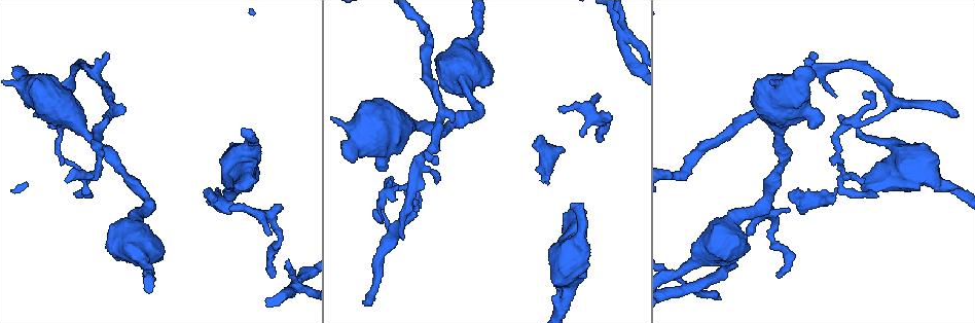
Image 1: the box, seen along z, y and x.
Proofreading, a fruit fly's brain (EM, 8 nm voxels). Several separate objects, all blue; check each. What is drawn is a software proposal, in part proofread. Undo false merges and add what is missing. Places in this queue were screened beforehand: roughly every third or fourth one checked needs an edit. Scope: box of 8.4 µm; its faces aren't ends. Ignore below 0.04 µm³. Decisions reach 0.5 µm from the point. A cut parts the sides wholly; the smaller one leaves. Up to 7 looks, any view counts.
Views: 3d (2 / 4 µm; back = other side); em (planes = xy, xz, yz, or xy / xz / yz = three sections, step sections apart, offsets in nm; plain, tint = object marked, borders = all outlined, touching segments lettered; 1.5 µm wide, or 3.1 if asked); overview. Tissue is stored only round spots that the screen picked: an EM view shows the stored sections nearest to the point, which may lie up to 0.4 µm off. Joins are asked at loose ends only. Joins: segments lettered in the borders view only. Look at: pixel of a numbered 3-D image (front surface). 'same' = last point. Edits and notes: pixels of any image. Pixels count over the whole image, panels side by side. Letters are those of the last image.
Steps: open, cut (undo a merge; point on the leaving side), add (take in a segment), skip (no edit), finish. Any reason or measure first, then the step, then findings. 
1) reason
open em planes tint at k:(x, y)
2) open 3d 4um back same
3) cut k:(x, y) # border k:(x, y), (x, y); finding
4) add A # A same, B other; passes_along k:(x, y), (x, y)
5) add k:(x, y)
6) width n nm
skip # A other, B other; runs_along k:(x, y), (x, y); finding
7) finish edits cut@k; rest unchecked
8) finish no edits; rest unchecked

sharp bend
open 3d 4um at 1:(697, 285)

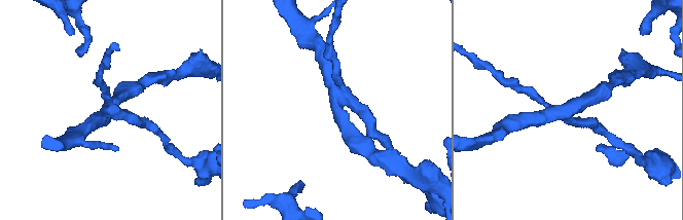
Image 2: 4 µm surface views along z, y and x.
arms 4; now the EM
open em planes tint at 2:(570, 107)

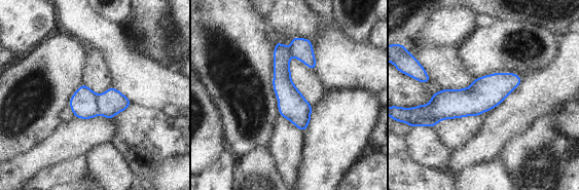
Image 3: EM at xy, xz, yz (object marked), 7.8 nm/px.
what lies round it
open em planes borders same

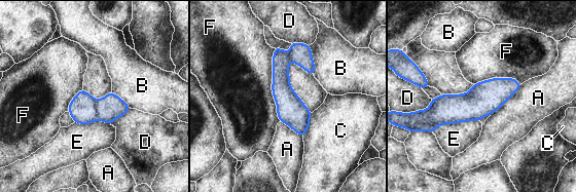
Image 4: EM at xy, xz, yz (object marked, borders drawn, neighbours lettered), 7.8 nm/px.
width 220 nm; longest_contact F 600 nm
cut 4:(83, 108) # A other, B other, C other, D other, E other, F other; two neurons meet here

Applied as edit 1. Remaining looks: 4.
an open end
open em xy step 8 borders at 1:(231, 207)

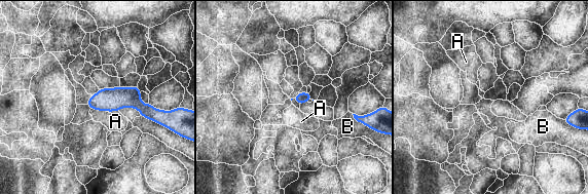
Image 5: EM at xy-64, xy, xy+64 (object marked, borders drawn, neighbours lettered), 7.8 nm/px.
another direction
open em planes borders same

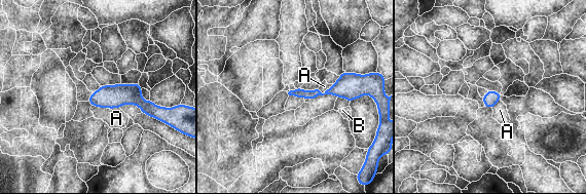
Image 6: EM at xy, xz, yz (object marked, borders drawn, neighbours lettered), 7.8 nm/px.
skip # A other, B other; runs_along 6:(92, 99), (135, 98), (157, 111); no lettered segment goes on from it

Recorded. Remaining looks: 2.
an open end
open em planes borders at 1:(36, 115)

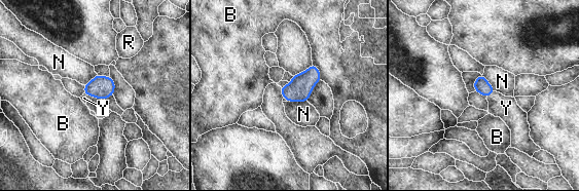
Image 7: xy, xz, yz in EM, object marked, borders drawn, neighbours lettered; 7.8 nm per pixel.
add Y # B other, N other, R other, Y same; passes_along 7:(481, 85), (491, 93), (506, 108); the neuron continues

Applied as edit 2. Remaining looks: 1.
finish edits cut@4, add@7; rest unchecked

